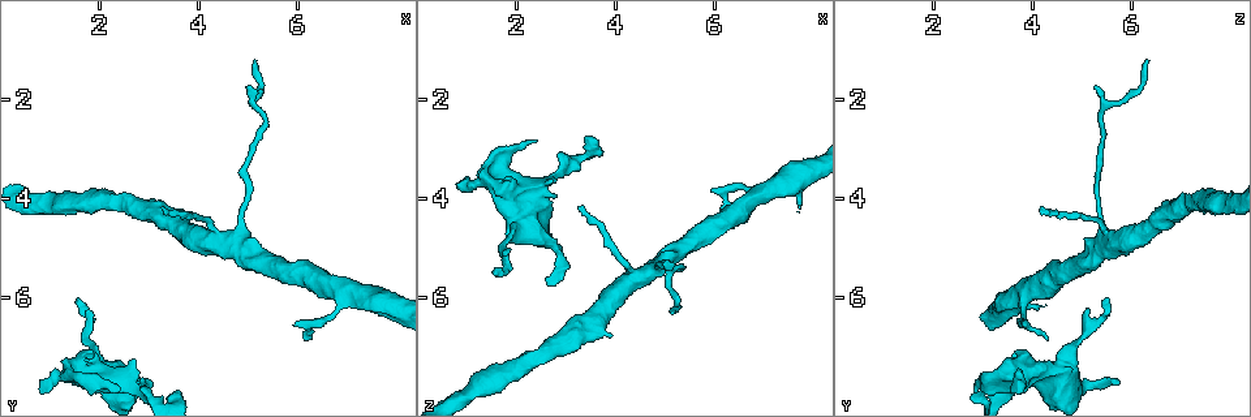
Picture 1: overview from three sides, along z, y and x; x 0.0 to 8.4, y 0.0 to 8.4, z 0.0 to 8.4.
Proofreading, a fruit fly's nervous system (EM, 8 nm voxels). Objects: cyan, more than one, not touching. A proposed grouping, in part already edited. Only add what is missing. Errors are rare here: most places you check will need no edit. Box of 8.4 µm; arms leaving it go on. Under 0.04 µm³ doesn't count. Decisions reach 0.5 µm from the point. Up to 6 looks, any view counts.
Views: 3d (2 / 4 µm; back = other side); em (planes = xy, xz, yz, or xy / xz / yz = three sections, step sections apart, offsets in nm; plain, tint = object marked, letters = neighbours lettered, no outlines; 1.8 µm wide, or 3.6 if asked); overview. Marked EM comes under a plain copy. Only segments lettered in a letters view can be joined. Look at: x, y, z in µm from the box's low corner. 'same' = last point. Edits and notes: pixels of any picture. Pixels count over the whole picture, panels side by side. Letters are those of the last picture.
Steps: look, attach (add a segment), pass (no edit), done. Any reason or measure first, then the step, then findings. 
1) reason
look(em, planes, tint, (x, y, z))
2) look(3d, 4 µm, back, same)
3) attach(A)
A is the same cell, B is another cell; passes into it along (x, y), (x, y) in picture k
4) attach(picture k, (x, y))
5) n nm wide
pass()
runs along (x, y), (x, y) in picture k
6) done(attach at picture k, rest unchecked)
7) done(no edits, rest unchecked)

tapers out
look(em, xy, step 8, tint, (6.10, 6.80, 4.30))

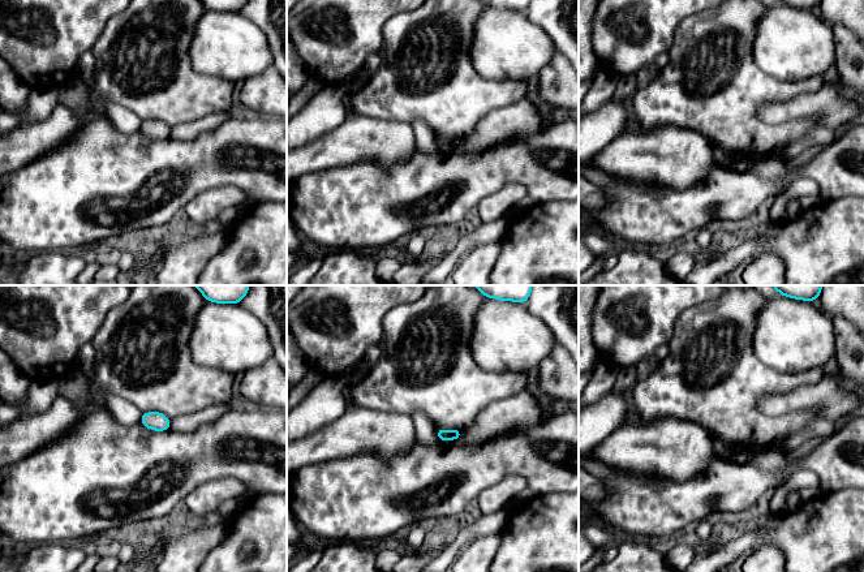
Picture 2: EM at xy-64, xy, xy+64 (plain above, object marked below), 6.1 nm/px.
another direction
look(em, yz, step 16, letters, same)

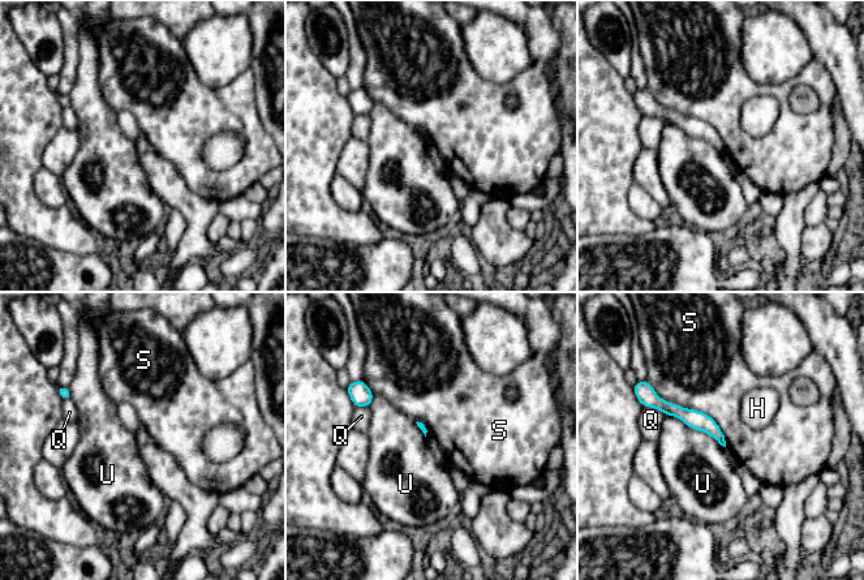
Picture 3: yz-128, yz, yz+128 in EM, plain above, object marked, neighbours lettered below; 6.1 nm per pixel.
pass()
H, Q, S and U are other cells; none of them fits

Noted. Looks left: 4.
an open end
look(3d, 2 µm, (1.60, 7.15, 3.70))

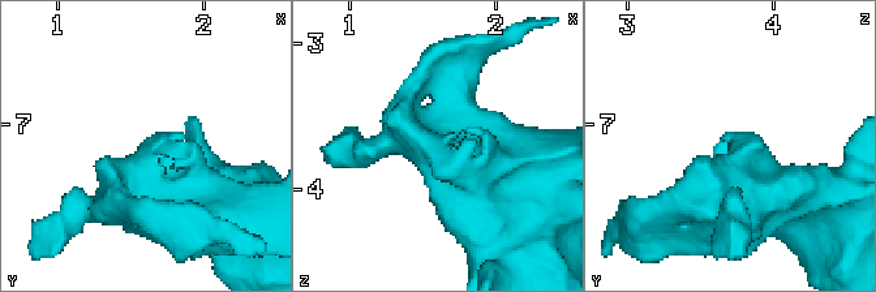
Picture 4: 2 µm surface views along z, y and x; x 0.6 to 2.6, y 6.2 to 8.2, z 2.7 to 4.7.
look(em, planes, letters, (1.64, 7.12, 3.74))

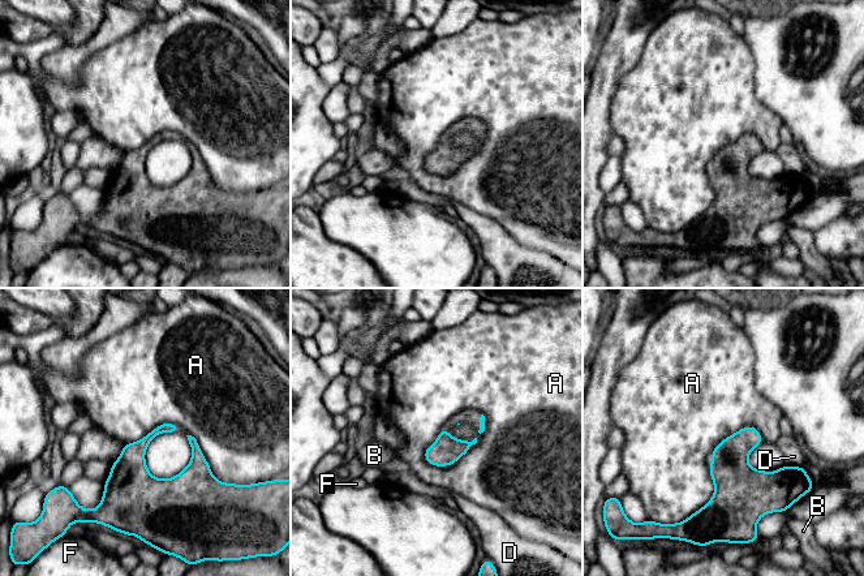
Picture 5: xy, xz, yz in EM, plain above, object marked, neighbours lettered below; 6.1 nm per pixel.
pass()
A, B, D and F are other cells; border along (477, 438), (451, 464), (424, 460) in picture 5; none of them fits

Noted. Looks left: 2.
done(no edits, rest unchecked)

